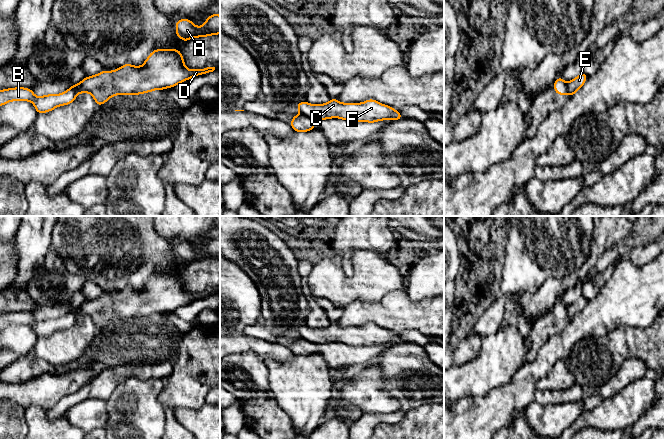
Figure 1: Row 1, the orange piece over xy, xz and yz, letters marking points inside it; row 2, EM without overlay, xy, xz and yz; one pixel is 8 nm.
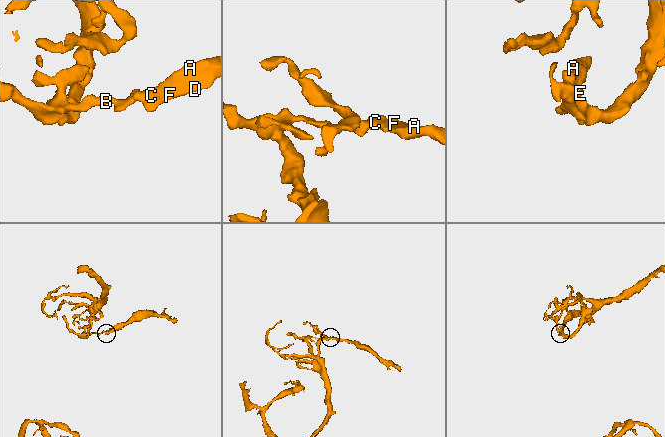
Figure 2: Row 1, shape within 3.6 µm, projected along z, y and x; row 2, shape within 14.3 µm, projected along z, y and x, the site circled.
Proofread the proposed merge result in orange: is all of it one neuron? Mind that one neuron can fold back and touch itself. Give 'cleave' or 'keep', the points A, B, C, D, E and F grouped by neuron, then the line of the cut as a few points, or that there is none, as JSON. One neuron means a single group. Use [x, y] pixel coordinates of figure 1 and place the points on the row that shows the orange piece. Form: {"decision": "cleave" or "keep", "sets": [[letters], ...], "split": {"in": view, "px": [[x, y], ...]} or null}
{"decision": "cleave", "sets": [["A", "C", "D", "F"], ["B", "E"]], "split": {"in": "xz", "px": [[301, 113], [314, 120]]}}

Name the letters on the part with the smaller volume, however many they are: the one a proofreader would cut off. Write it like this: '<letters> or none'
A, C, D, F

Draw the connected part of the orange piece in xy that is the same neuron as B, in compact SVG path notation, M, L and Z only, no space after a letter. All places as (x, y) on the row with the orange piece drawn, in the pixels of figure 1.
M79 83L60 94L37 97L29 88L16 87L0 90L0 106L11 101L29 101L34 104L37 114L50 112L56 107L68 105L75 101L78 95Z

